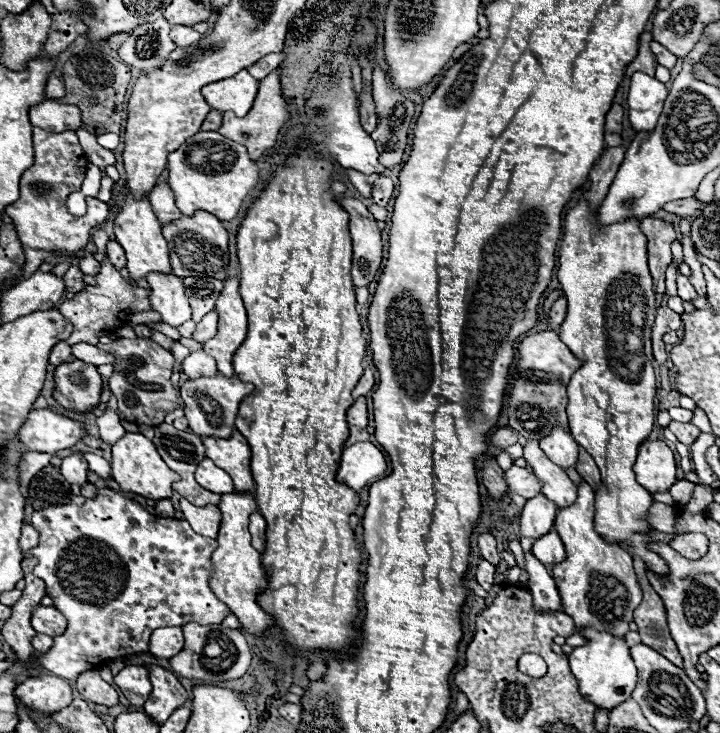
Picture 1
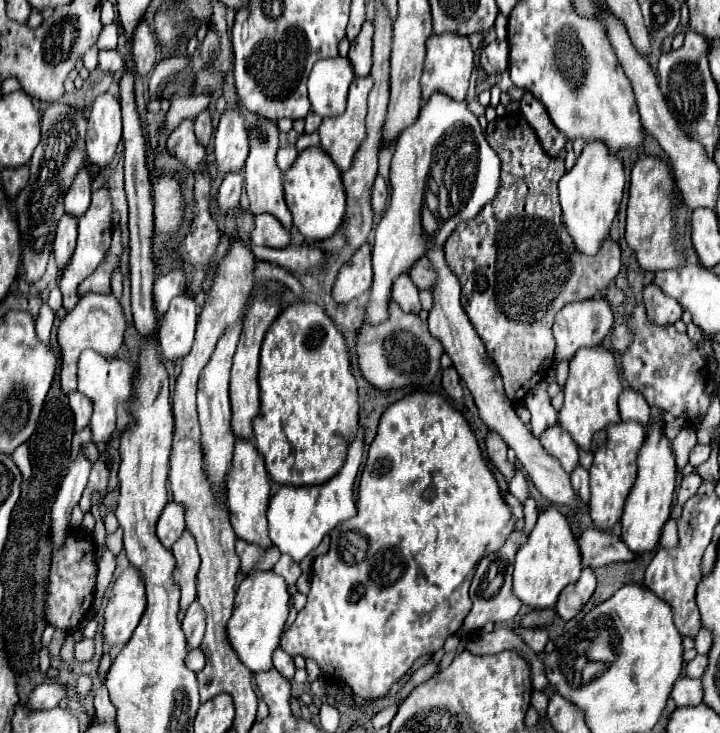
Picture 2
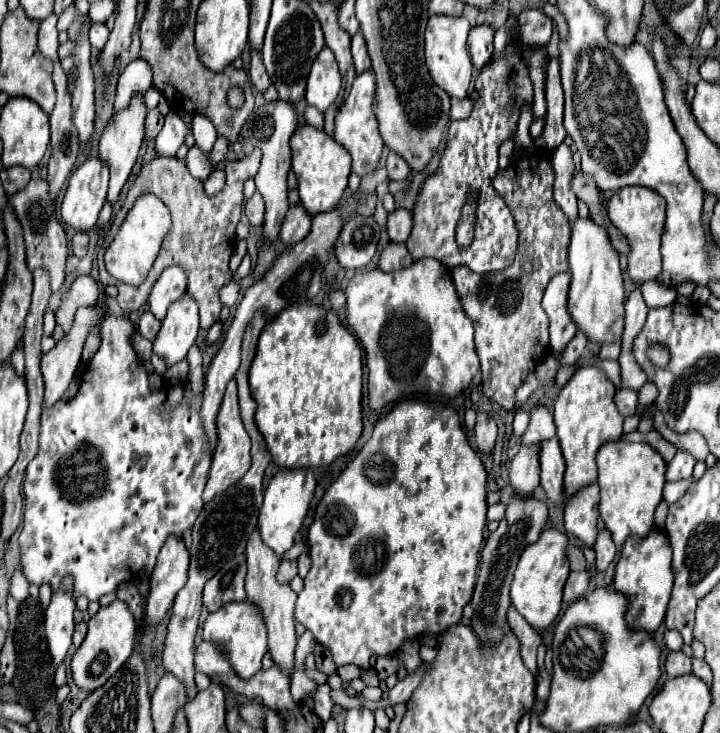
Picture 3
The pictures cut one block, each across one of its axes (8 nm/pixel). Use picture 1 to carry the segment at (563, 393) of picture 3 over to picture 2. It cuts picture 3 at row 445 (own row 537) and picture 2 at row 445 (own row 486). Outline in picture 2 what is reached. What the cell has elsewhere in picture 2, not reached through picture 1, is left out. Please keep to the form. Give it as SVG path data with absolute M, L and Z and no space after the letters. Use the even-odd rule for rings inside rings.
M602 346L580 348L576 356L570 360L570 374L564 386L564 406L558 412L558 422L584 452L590 452L594 432L620 422L618 414L620 392L622 392L622 382L614 354Z

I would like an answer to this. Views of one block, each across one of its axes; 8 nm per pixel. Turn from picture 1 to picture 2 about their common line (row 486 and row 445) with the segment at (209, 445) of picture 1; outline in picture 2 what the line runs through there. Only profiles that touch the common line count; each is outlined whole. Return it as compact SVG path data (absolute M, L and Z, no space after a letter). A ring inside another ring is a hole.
M236 440L232 468L228 472L226 480L228 490L228 508L230 508L230 520L234 526L234 532L238 538L256 544L260 548L270 548L272 540L268 538L268 526L266 526L266 510L270 500L270 480L268 472L264 468L264 458L256 450L256 446L248 440Z

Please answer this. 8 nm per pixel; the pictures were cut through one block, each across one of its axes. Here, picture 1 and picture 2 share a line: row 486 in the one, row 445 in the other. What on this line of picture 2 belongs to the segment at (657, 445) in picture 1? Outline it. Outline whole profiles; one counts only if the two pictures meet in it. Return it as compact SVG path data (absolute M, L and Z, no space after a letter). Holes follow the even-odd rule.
M652 424L648 428L646 442L638 454L638 478L626 498L622 514L622 540L634 554L648 554L658 546L662 528L670 518L674 488L676 488L676 462L670 450L670 440L666 438L662 424Z

